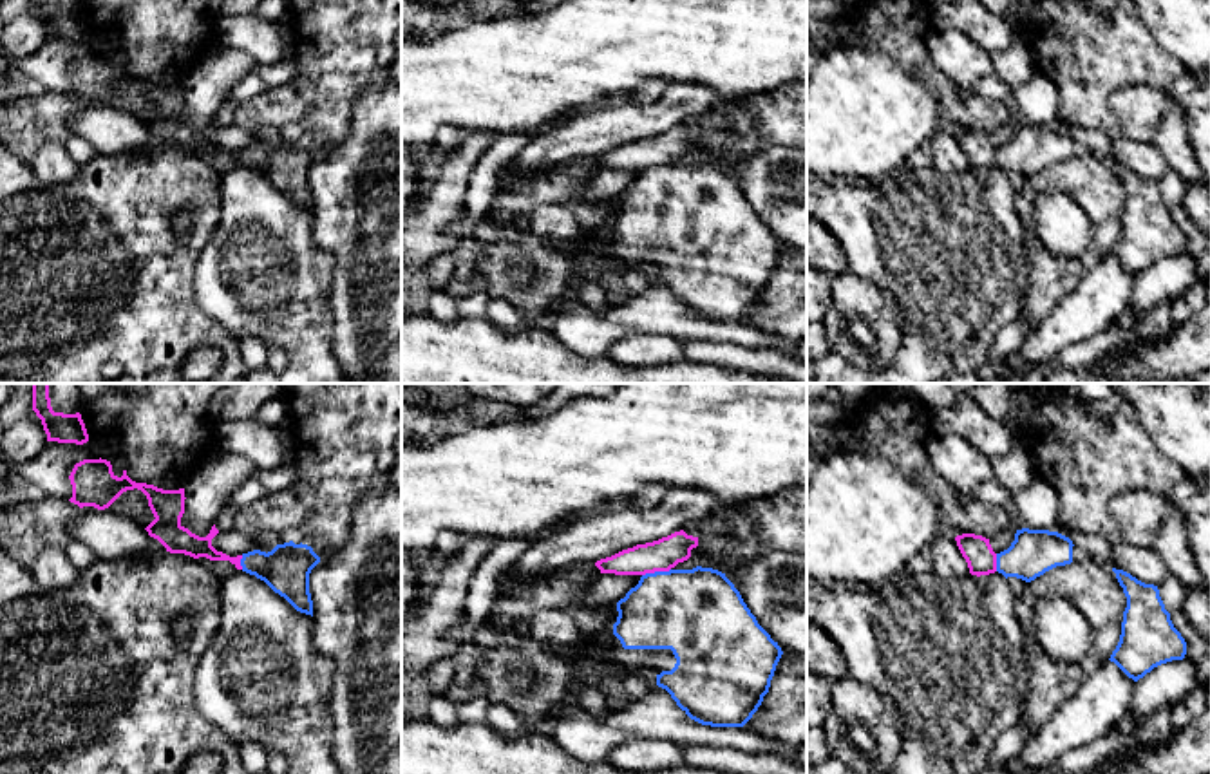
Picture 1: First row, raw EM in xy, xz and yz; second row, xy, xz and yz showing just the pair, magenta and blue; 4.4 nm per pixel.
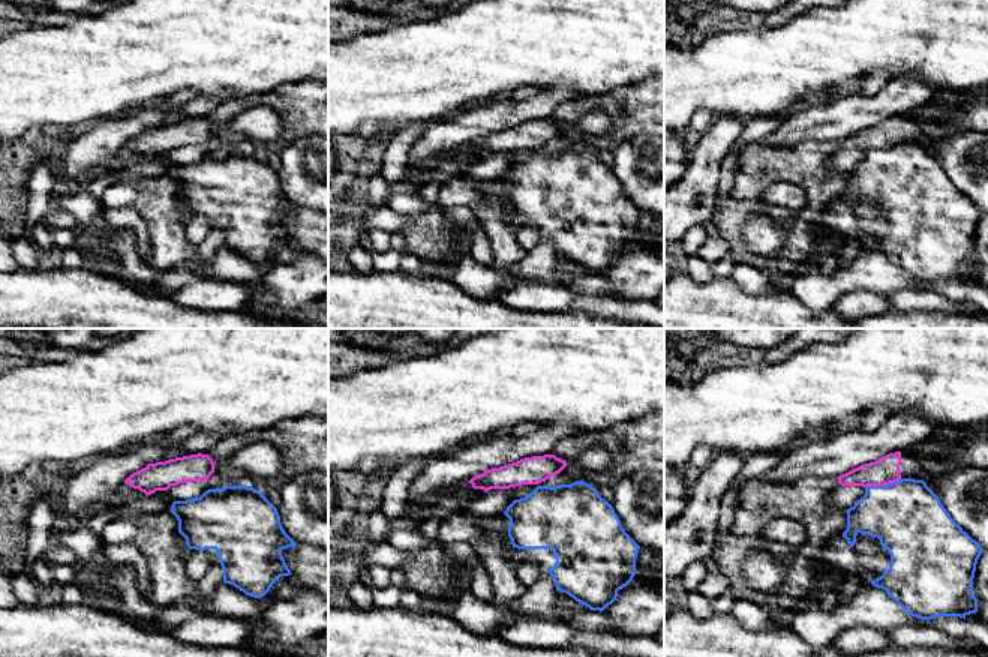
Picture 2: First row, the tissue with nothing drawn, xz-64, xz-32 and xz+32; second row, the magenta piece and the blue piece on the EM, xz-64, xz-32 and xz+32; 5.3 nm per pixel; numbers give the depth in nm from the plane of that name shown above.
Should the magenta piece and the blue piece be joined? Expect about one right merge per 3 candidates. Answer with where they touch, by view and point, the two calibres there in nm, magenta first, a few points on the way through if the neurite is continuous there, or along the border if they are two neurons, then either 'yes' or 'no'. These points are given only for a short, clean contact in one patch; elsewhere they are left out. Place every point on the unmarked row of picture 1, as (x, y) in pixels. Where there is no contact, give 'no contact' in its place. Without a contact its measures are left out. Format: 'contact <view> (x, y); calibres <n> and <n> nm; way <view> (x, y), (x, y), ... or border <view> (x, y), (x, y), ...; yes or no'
contact xz (655, 165); calibres 140 and 380 nm; border xz (670, 163), (642, 170); no

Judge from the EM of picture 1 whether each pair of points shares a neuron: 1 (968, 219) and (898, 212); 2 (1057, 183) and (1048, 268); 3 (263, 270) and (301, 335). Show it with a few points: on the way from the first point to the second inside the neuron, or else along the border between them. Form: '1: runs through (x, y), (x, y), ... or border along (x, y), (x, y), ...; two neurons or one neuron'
1: runs through (950, 235), (921, 235), (916, 230); one neuron
2: runs through (1031, 192), (1028, 196), (1028, 226), (1033, 243); one neuron
3: runs through (275, 286), (297, 319); one neuron

